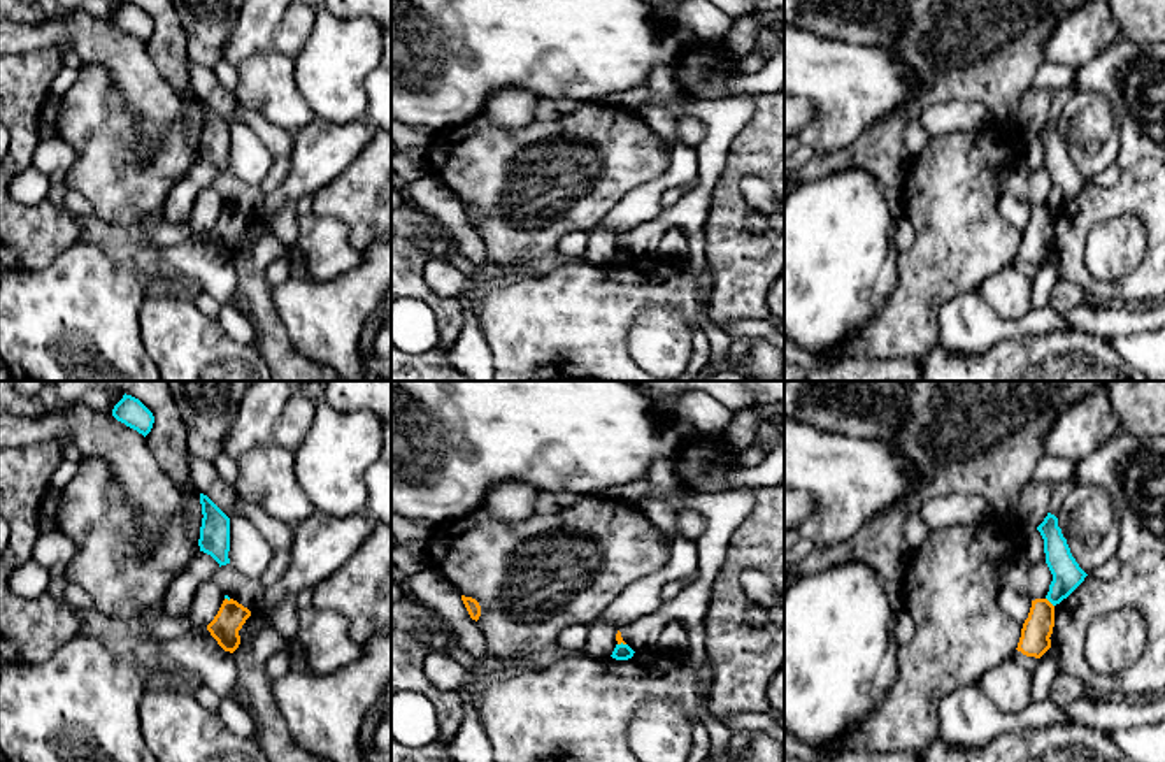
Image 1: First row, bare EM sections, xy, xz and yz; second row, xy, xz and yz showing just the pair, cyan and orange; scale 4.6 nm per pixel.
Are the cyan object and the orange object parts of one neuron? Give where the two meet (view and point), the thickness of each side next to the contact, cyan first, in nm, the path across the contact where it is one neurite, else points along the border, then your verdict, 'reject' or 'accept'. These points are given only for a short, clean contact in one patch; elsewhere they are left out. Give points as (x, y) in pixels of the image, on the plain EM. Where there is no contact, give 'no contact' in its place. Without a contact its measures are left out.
contact yz (1050, 208); calibres 140 and 140 nm; border yz (1046, 204), (1053, 213); reject

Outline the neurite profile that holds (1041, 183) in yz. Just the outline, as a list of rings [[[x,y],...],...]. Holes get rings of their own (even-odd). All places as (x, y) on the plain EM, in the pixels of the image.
[[[1039,170],[1030,174],[1030,205],[1046,205],[1049,198],[1049,191],[1053,188],[1053,181],[1047,170]]]

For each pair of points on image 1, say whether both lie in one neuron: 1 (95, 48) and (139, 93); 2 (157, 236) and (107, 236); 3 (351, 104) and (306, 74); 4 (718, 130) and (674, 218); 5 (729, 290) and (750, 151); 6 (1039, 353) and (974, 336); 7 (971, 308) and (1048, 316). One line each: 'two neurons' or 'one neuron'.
1: one neuron
2: two neurons
3: one neuron
4: one neuron
5: one neuron
6: two neurons
7: one neuron

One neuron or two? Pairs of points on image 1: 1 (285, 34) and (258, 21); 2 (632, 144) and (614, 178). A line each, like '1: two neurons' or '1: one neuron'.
1: two neurons
2: one neuron

